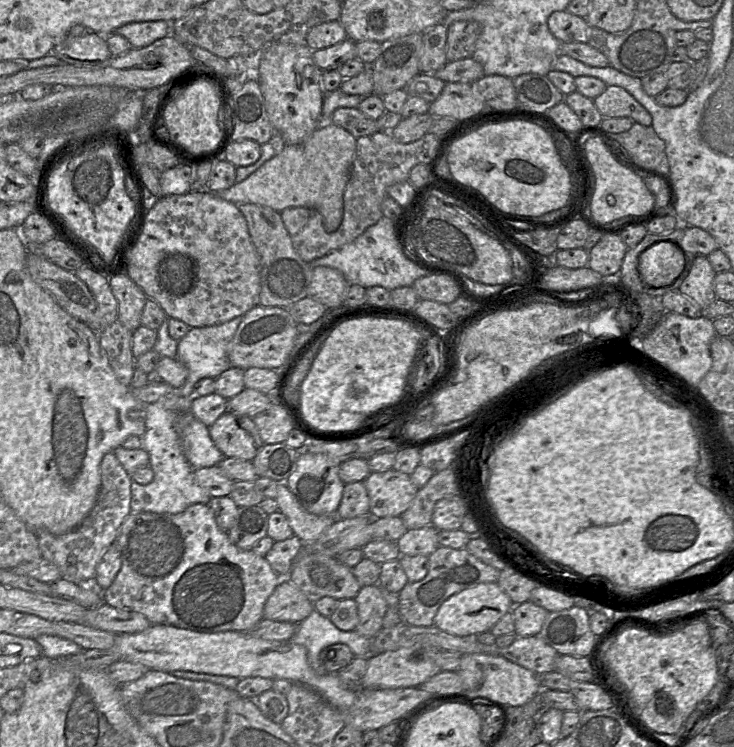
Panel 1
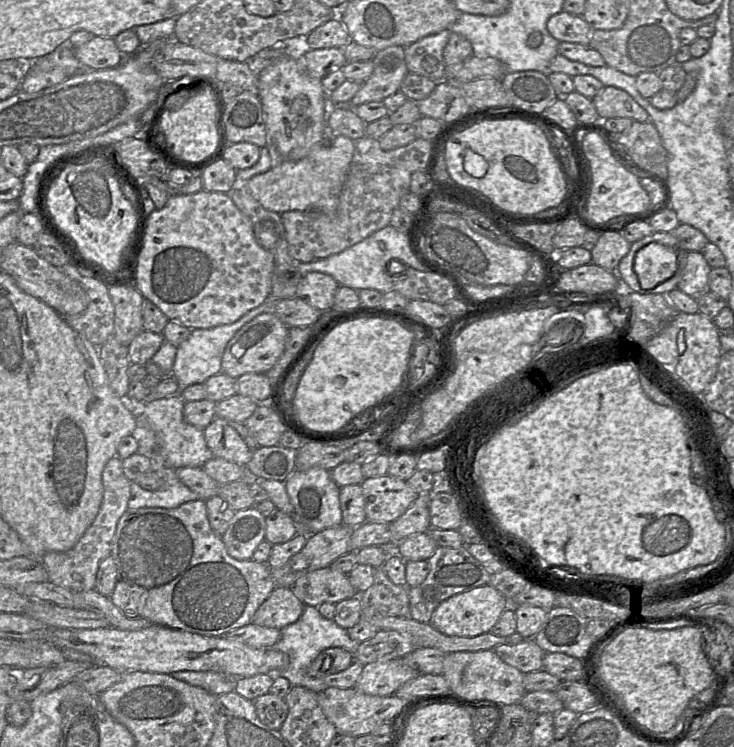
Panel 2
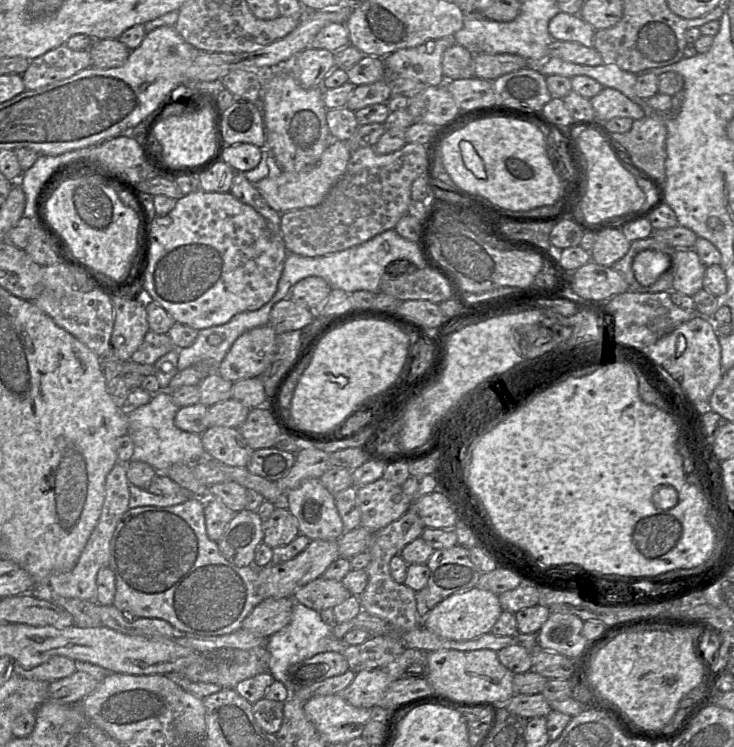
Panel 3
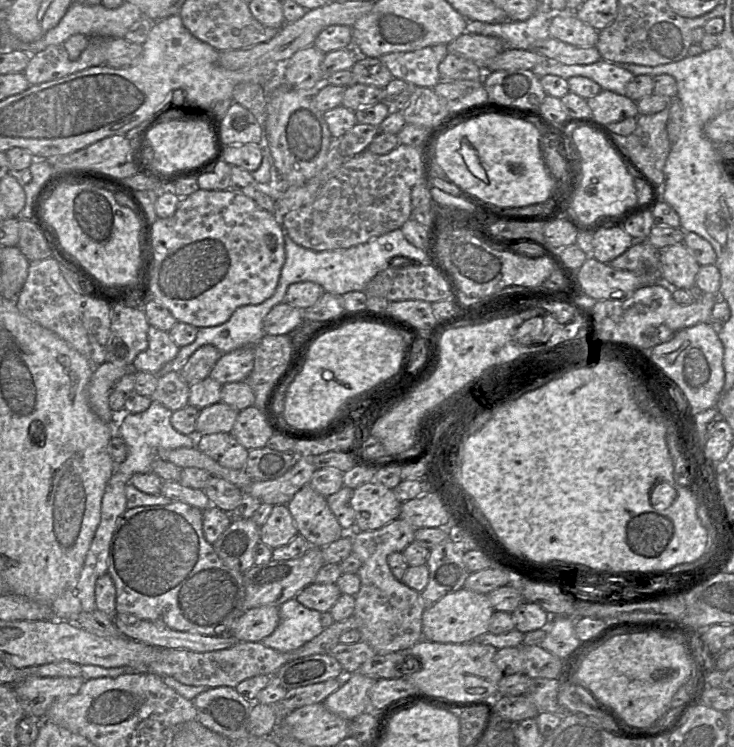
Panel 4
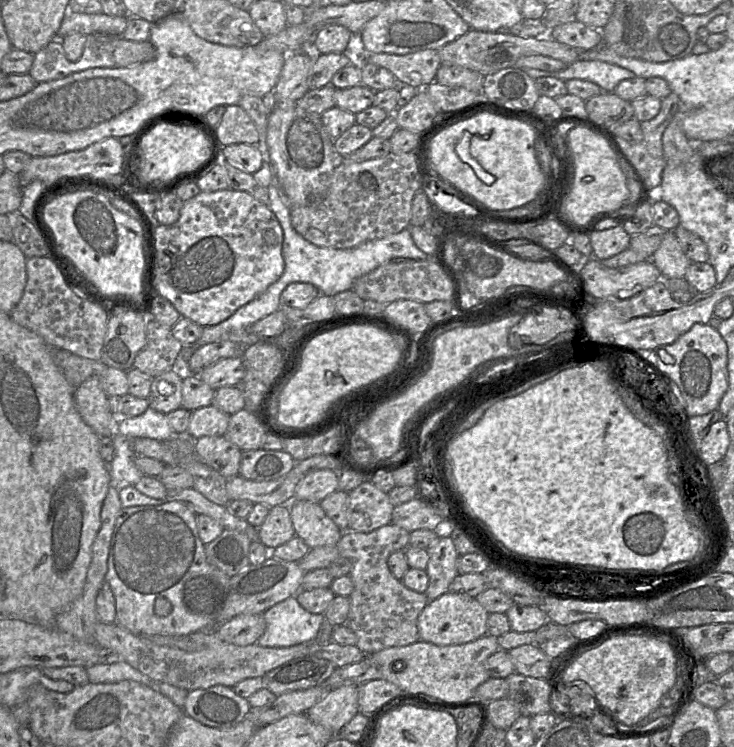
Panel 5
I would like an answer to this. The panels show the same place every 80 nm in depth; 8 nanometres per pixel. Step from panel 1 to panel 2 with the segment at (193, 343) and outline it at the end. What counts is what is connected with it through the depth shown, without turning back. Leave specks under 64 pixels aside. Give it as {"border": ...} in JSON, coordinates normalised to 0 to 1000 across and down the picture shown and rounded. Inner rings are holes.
{"border":[[[368,396],[351,411],[332,420],[327,427],[315,432],[298,435],[289,439],[260,440],[253,455],[241,463],[240,478],[236,489],[234,502],[241,507],[243,522],[248,525],[259,515],[278,513],[283,506],[302,497],[302,478],[311,458],[322,444],[353,420],[372,418],[373,407],[384,402]]]}

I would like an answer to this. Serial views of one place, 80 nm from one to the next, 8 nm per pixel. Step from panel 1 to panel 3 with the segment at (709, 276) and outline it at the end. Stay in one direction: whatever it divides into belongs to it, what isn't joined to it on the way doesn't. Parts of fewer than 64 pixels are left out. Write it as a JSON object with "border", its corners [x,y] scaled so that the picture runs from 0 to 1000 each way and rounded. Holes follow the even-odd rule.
{"border":[[[921,332],[916,388],[944,396],[958,386],[962,356],[944,332]]]}

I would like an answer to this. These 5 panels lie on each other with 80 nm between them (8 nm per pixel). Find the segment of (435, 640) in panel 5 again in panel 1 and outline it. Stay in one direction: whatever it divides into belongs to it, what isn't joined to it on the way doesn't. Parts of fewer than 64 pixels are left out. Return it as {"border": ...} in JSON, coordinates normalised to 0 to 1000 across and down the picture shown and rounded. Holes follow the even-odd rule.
{"border":[[[658,779],[608,802],[591,826],[591,838],[621,851],[654,849],[668,845],[684,825],[698,818],[700,811],[693,797],[677,780]]]}

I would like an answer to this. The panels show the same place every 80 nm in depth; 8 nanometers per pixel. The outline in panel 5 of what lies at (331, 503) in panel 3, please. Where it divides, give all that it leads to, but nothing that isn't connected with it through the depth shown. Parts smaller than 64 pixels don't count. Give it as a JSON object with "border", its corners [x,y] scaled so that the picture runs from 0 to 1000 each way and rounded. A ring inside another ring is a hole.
{"border":[[[398,669],[392,683],[402,716],[424,735],[456,731],[467,711],[443,688],[433,673],[416,669]]]}

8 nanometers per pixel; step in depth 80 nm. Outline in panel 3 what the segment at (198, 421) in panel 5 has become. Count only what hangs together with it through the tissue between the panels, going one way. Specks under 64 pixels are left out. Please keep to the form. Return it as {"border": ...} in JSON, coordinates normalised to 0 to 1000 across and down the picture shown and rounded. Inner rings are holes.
{"border":[[[313,533],[283,545],[278,569],[281,574],[290,570],[326,573],[335,562],[339,550],[341,546],[327,537]]]}

